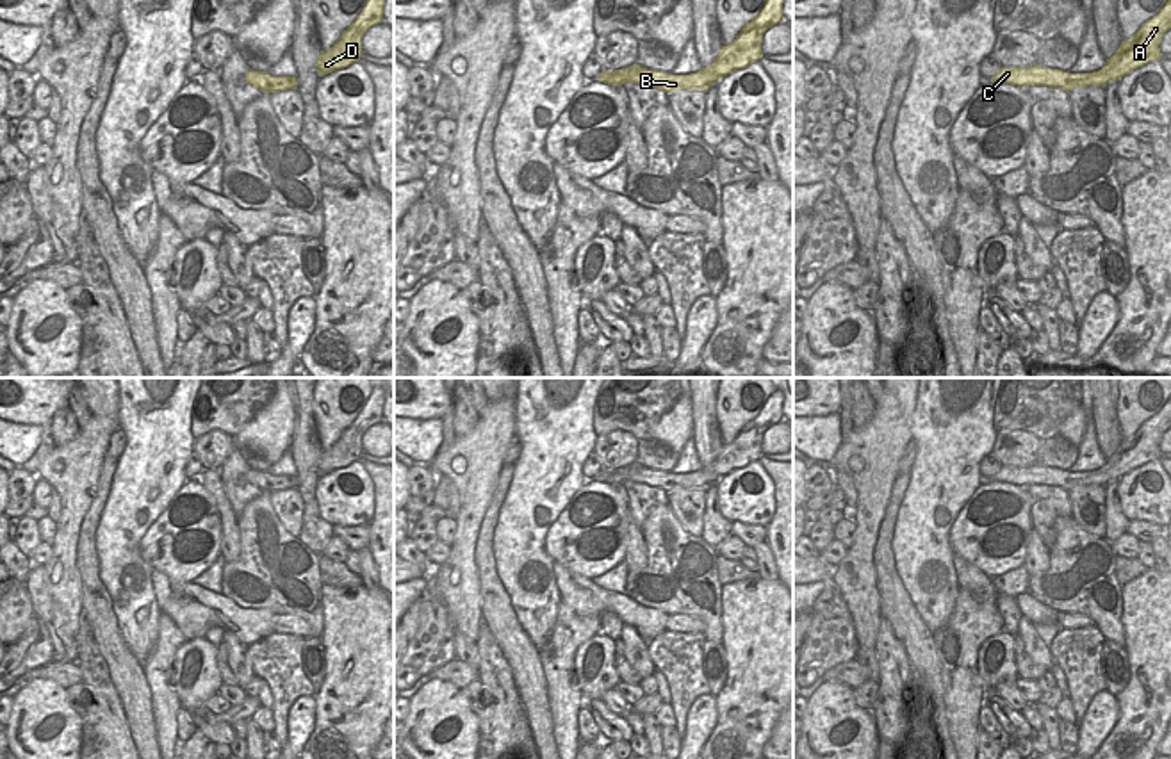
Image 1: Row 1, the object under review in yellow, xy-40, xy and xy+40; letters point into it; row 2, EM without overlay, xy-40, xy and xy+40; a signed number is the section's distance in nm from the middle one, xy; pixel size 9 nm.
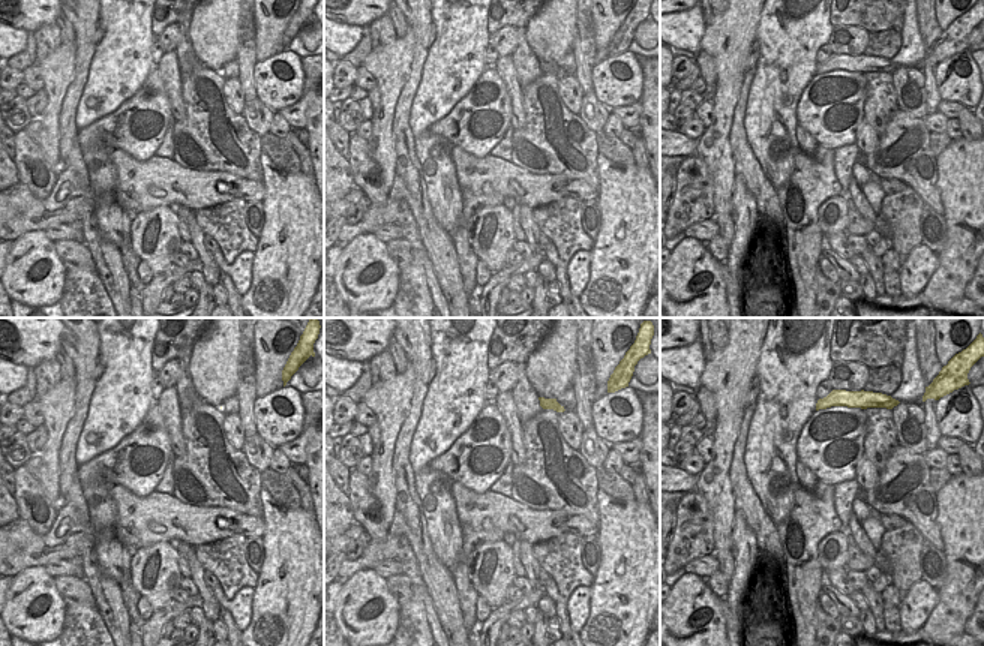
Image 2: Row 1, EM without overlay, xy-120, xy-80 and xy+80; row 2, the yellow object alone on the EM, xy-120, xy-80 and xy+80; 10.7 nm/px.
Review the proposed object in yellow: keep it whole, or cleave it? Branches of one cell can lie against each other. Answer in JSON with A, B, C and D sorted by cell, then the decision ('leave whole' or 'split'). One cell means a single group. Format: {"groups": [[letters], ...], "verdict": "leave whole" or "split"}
{"groups": [["A", "B", "C", "D"]], "verdict": "leave whole"}

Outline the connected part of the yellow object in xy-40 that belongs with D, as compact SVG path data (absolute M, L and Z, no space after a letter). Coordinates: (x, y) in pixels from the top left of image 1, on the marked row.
M367 0L356 20L342 32L339 41L326 52L321 50L317 75L344 69L360 61L364 34L381 23L385 0Z

